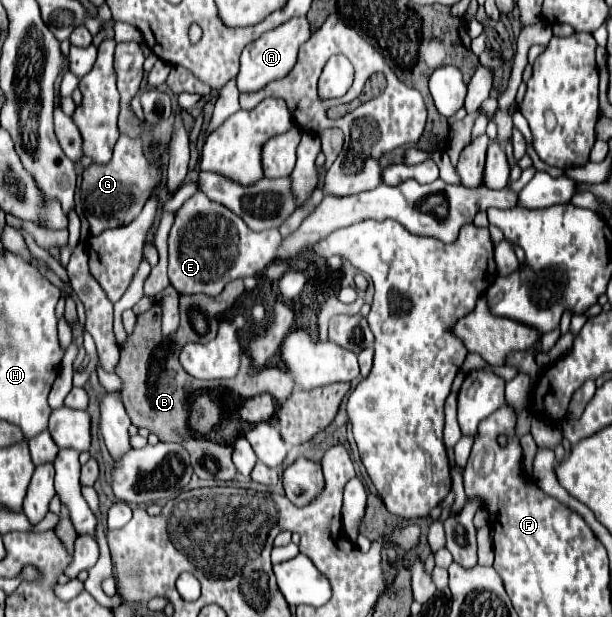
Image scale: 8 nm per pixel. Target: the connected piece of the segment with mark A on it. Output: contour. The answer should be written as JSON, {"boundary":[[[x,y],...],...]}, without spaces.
{"boundary":[[[293,18],[281,26],[277,26],[275,30],[265,32],[259,40],[255,40],[253,44],[245,46],[243,54],[241,54],[241,70],[237,74],[237,88],[241,94],[249,94],[249,92],[259,92],[261,88],[265,88],[271,80],[283,78],[297,62],[297,52],[299,46],[309,40],[311,32],[309,32],[309,22],[307,18]]]}

